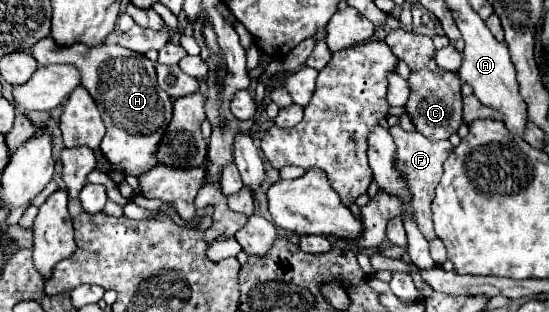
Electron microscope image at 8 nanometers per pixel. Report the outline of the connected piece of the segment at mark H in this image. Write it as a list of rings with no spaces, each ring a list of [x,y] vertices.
[[[43,38],[31,48],[31,54],[41,66],[73,64],[81,74],[81,86],[87,88],[95,104],[99,104],[107,134],[101,142],[101,152],[113,166],[121,166],[125,176],[141,176],[159,164],[157,146],[171,122],[173,102],[165,90],[159,88],[155,64],[133,50],[119,44],[71,44],[57,46],[53,38]]]

